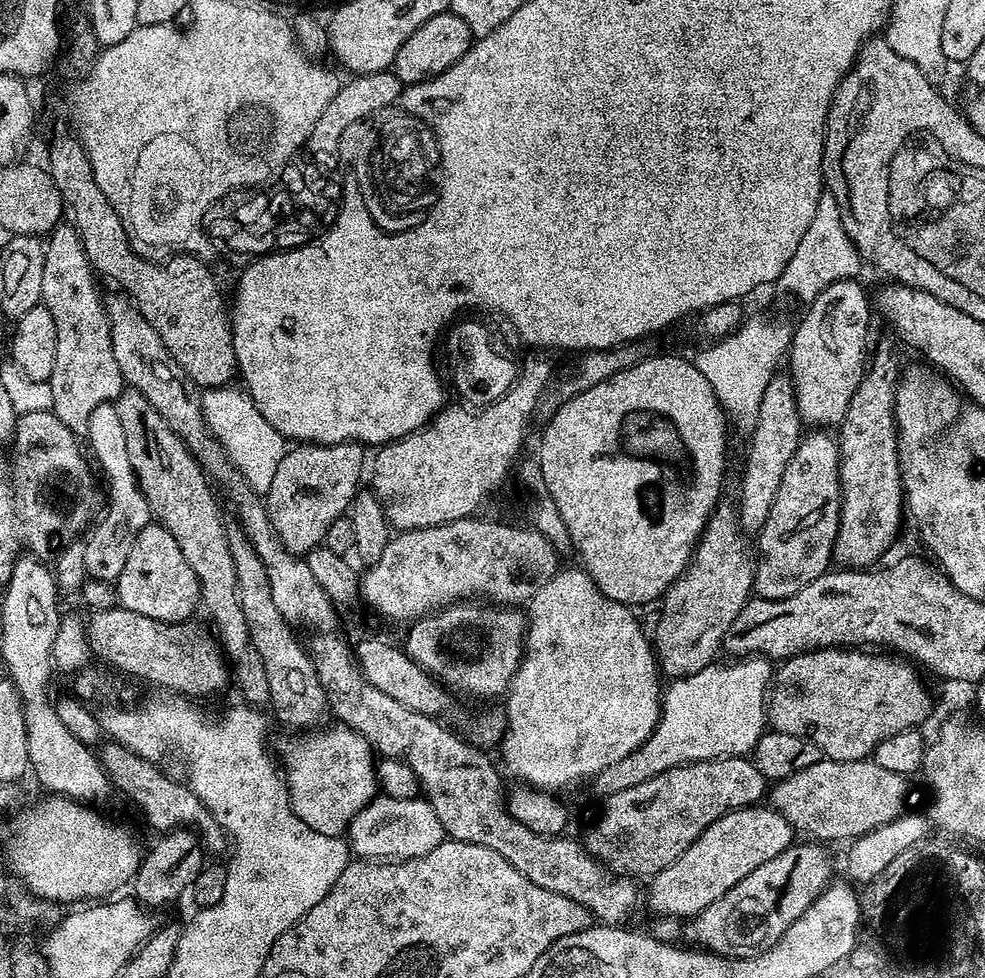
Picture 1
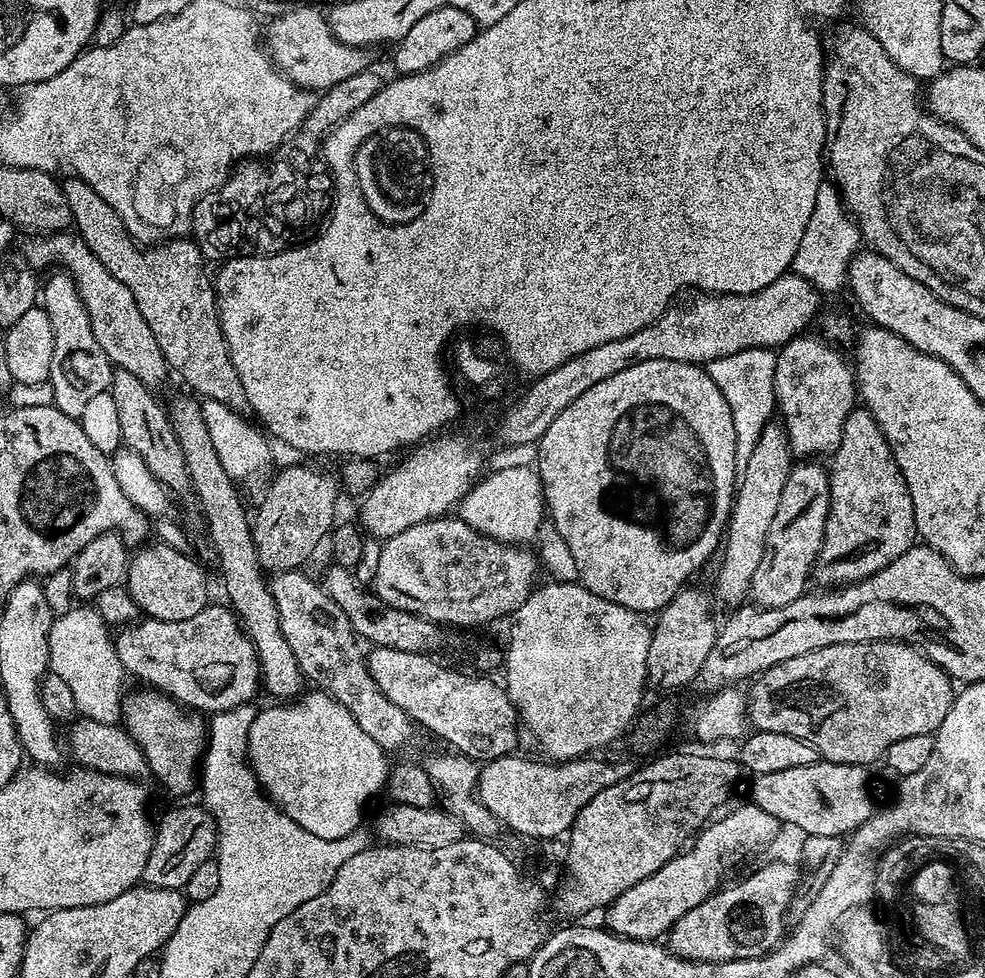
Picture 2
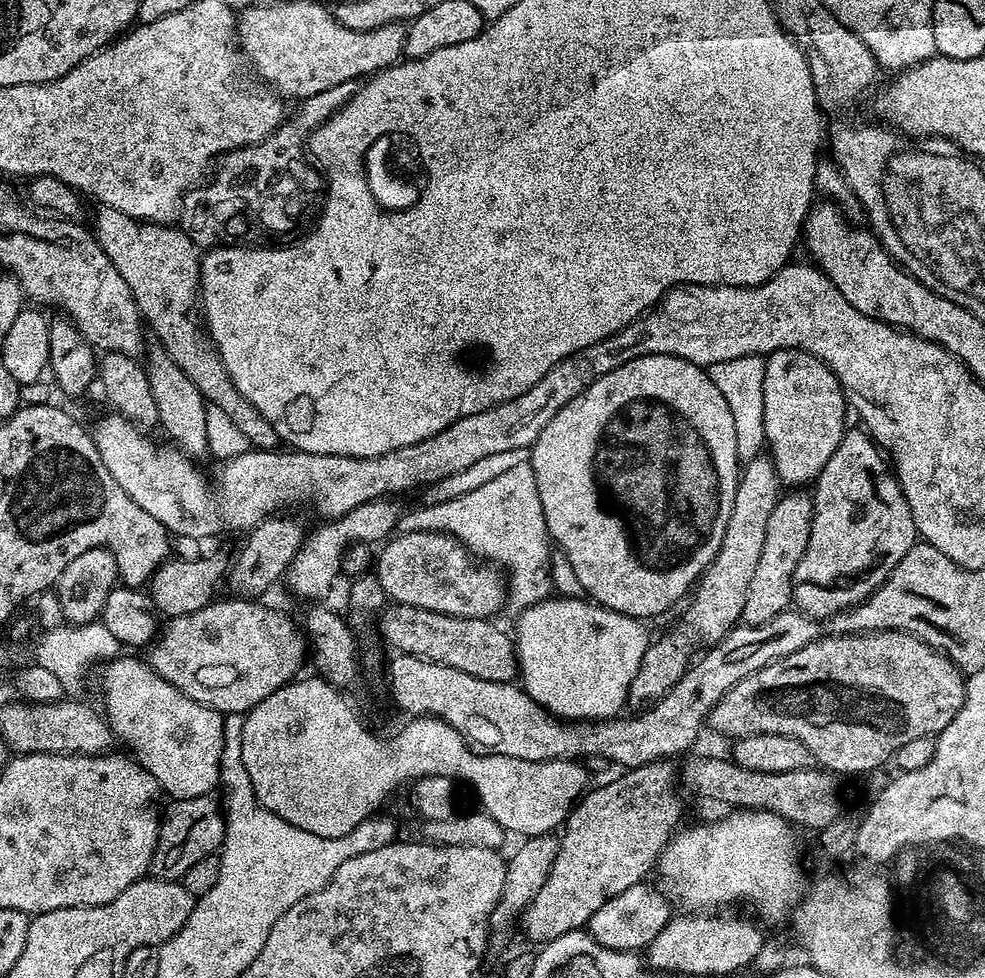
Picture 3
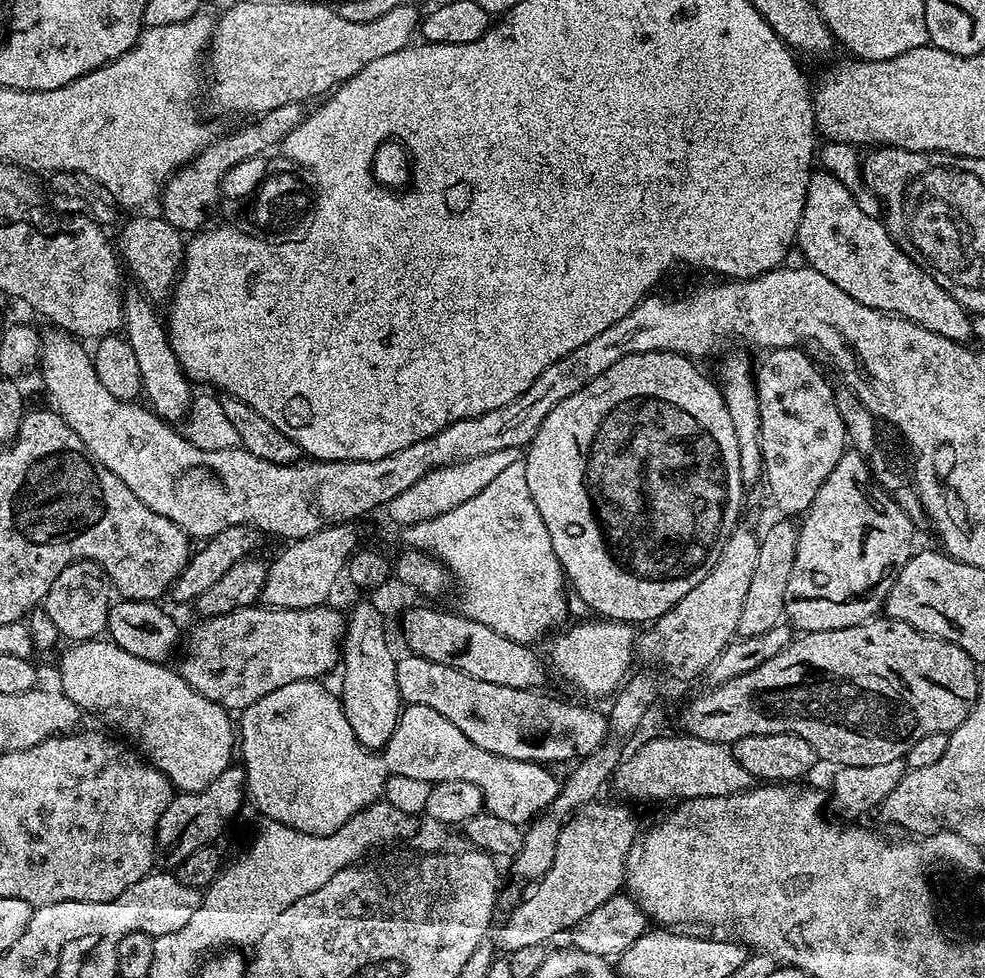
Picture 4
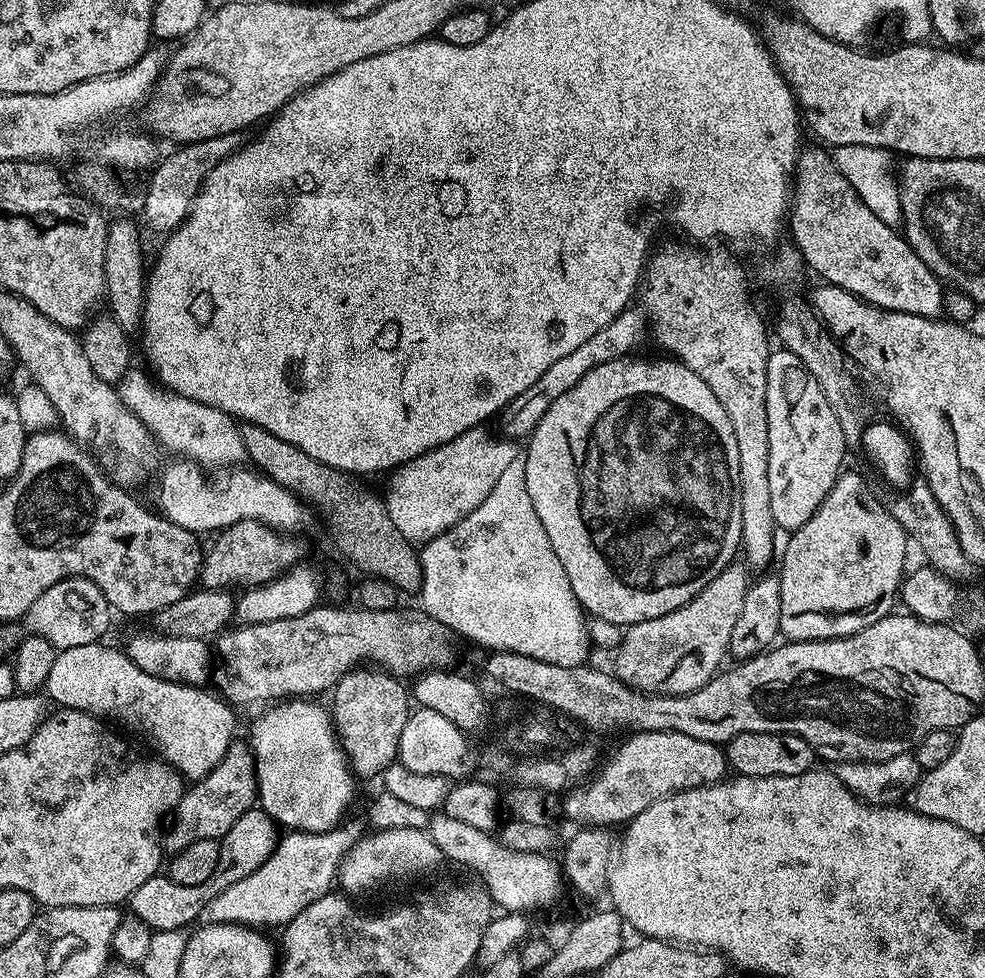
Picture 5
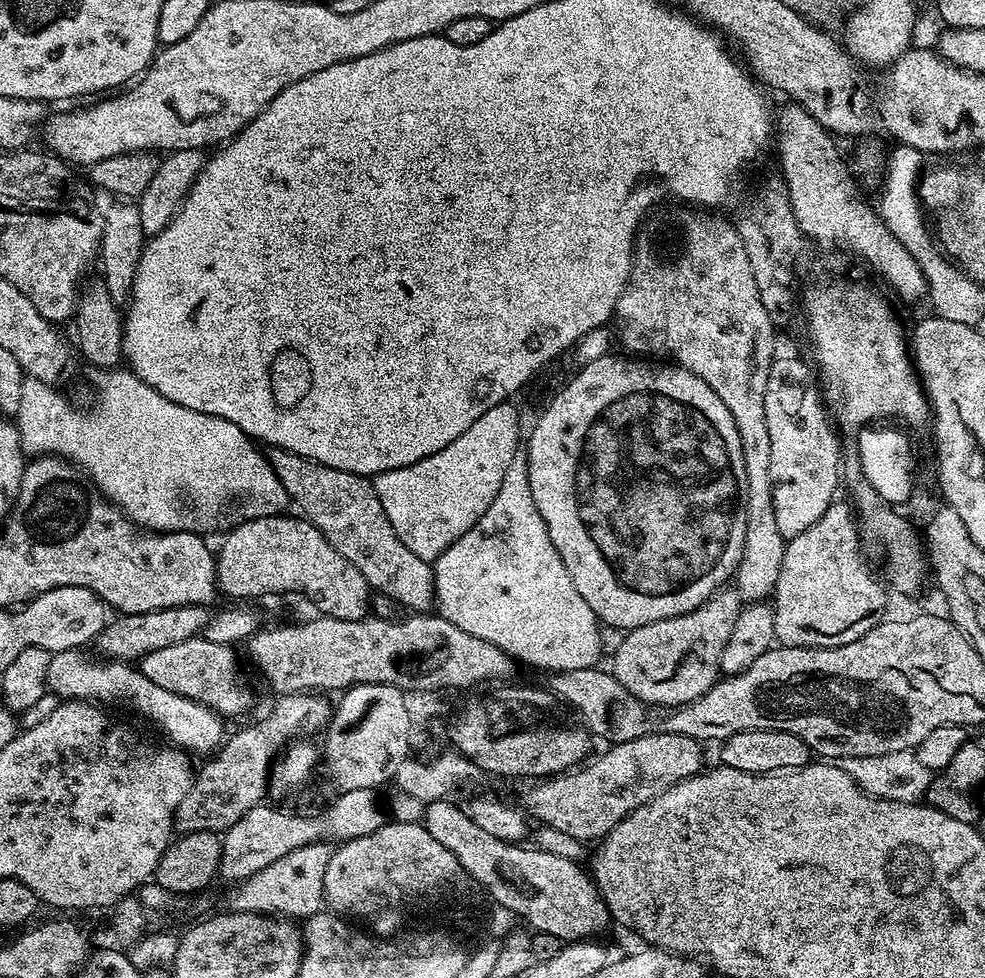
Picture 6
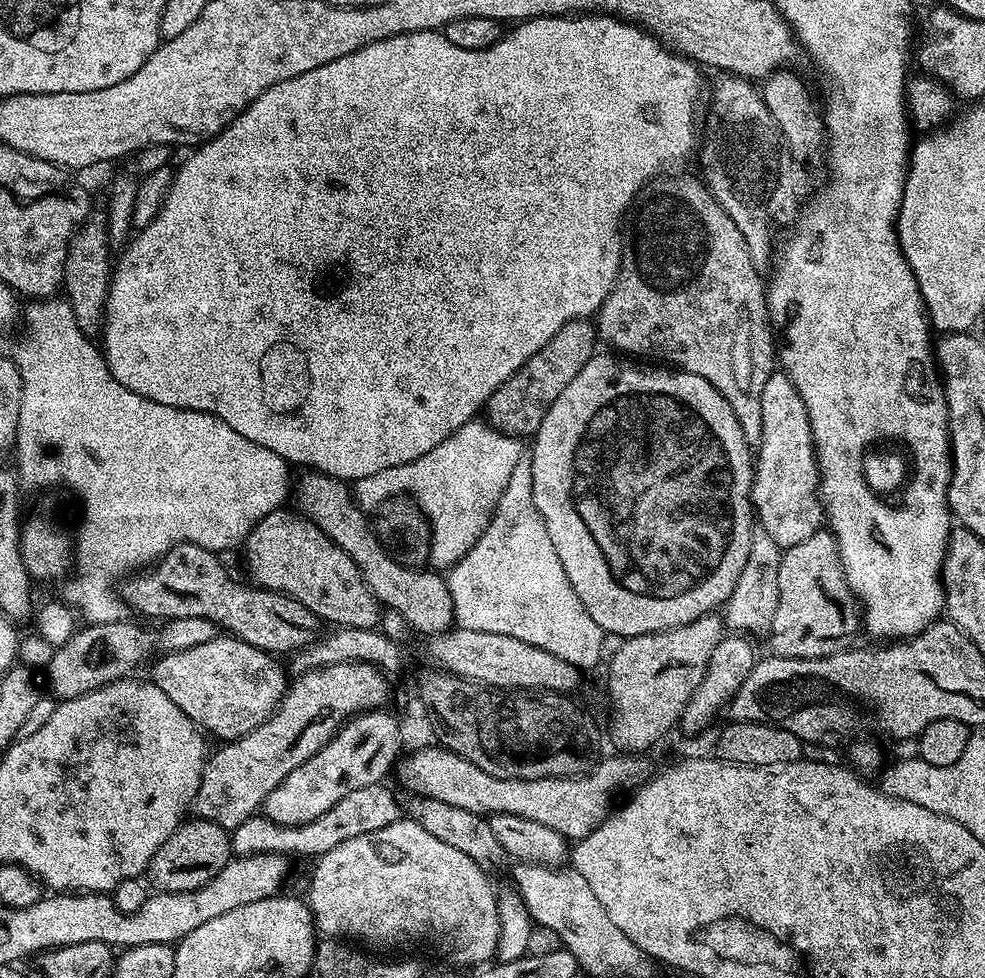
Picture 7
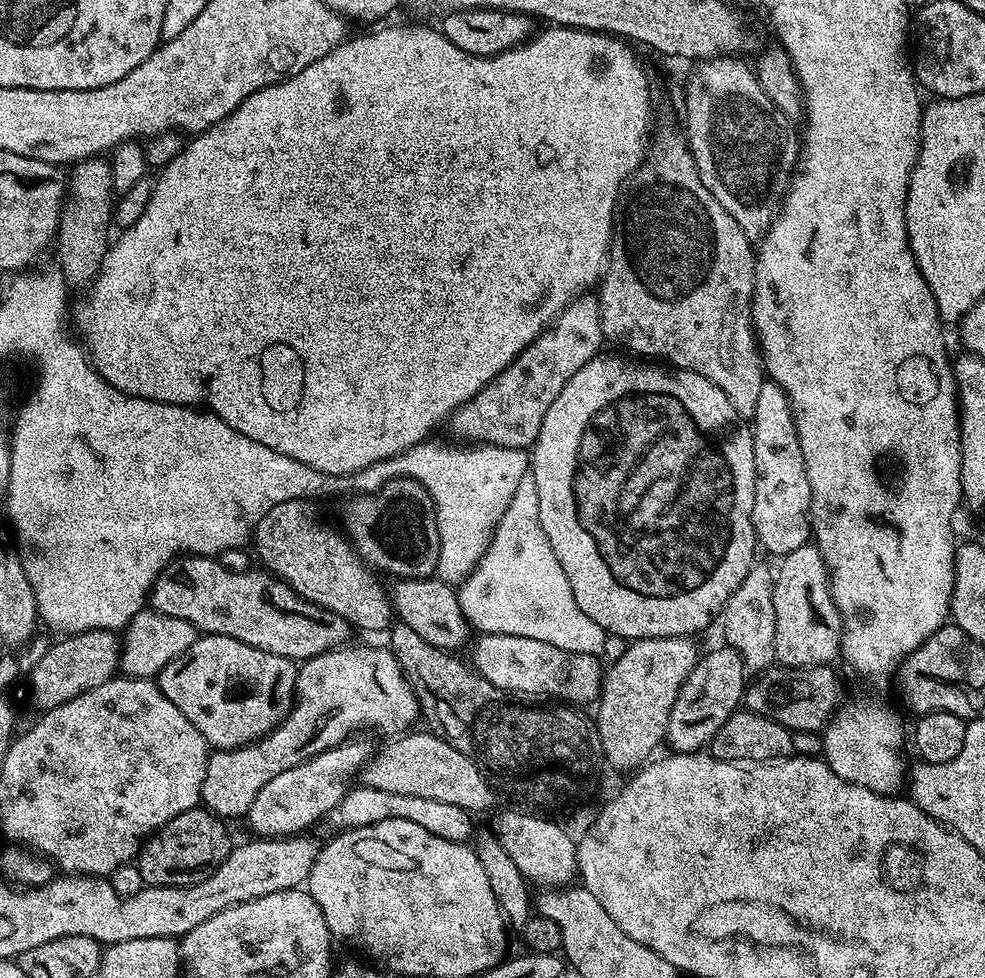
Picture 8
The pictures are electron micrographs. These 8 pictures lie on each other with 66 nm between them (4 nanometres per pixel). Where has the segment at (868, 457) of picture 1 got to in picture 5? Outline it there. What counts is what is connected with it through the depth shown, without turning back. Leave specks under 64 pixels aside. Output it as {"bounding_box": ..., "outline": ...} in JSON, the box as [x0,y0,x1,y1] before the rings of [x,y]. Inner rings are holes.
{"bounding_box":[778,471,910,641],"outline":[[[841,471],[840,477],[836,479],[834,486],[830,490],[830,494],[826,494],[822,506],[818,506],[818,510],[814,510],[814,518],[810,518],[810,522],[806,522],[806,526],[795,529],[789,535],[792,537],[789,538],[788,545],[785,548],[783,545],[782,556],[784,552],[784,562],[781,564],[780,569],[778,569],[780,585],[782,586],[782,618],[780,619],[780,630],[789,641],[829,640],[830,638],[842,638],[850,634],[858,634],[858,630],[862,630],[866,626],[878,622],[883,616],[889,615],[895,609],[892,607],[898,604],[898,593],[906,575],[904,563],[908,560],[908,542],[910,542],[910,536],[905,532],[899,521],[891,516],[887,507],[881,501],[880,504],[876,501],[876,496],[872,493],[871,486],[858,473],[848,471]]]}

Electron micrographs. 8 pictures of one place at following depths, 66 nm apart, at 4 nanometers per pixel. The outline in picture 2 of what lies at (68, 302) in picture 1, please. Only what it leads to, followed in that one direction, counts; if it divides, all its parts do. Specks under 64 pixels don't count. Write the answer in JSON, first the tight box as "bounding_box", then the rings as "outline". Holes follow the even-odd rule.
{"bounding_box":[42,270,114,418],"outline":[[[63,270],[53,272],[56,273],[42,284],[42,307],[50,318],[53,331],[53,362],[49,372],[50,383],[54,390],[52,404],[58,410],[62,410],[62,414],[78,418],[94,394],[102,394],[111,389],[114,366],[108,361],[106,350],[98,346],[98,338],[94,338],[94,330],[90,326],[90,314],[86,314],[86,306],[78,294],[72,277]]]}

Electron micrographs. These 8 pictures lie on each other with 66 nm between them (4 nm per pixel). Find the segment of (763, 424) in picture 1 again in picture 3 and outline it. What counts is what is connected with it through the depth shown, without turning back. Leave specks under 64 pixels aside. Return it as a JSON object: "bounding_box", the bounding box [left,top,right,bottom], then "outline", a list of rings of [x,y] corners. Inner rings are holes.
{"bounding_box":[688,454,782,645],"outline":[[[761,454],[743,465],[736,482],[734,506],[730,522],[726,522],[722,546],[690,596],[692,605],[688,608],[688,620],[694,627],[700,628],[705,645],[718,643],[730,629],[741,623],[746,606],[746,590],[750,590],[750,578],[754,578],[758,557],[766,543],[766,522],[770,522],[770,514],[774,514],[774,506],[781,495],[782,485],[771,455]]]}

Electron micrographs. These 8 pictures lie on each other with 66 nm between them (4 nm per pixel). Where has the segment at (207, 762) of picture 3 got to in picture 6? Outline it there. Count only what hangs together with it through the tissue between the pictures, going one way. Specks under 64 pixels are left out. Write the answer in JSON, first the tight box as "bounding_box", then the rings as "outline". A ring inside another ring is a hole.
{"bounding_box":[47,649,226,754],"outline":[[[81,649],[60,651],[53,653],[50,669],[47,675],[48,689],[52,694],[56,694],[62,700],[83,700],[106,704],[104,702],[128,702],[136,706],[137,710],[142,712],[146,717],[154,720],[158,725],[162,726],[164,733],[168,734],[173,745],[179,746],[181,749],[187,750],[189,753],[208,752],[204,754],[215,753],[225,739],[226,731],[224,732],[225,724],[223,719],[217,716],[216,713],[209,710],[206,705],[196,703],[193,699],[188,699],[185,696],[174,694],[173,691],[165,690],[162,686],[157,686],[154,682],[150,682],[138,668],[126,663],[125,661],[98,661],[90,660]]]}

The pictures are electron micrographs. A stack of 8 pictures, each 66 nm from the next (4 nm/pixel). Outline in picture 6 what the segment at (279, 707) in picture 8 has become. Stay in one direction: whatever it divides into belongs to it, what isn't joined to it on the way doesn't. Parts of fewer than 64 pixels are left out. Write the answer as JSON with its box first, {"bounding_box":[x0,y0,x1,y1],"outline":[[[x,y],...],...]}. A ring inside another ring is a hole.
{"bounding_box":[138,635,252,718],"outline":[[[198,635],[186,642],[178,642],[178,646],[162,646],[162,650],[146,654],[138,661],[138,669],[155,685],[206,705],[221,718],[244,716],[252,708],[252,688],[240,677],[240,664],[236,661],[236,651],[233,645],[210,642],[204,639],[203,635]]]}

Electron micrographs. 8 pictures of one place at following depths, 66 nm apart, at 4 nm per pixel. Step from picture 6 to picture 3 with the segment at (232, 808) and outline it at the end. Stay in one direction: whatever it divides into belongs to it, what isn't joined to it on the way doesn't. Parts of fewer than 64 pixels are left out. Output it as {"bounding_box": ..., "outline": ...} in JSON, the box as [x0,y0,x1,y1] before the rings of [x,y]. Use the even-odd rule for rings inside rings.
{"bounding_box":[151,795,224,881],"outline":[[[211,795],[185,800],[172,800],[168,809],[163,809],[160,833],[152,855],[151,875],[158,880],[179,881],[201,858],[215,856],[224,842],[224,814],[219,799]]]}

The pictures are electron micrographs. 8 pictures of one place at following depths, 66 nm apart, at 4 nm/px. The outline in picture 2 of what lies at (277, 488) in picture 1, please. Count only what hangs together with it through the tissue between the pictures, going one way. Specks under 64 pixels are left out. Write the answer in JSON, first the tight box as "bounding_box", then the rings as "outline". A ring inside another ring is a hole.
{"bounding_box":[250,464,342,573],"outline":[[[292,464],[273,478],[250,524],[260,566],[265,573],[291,572],[304,566],[334,527],[336,499],[340,492],[342,488],[337,477],[335,480],[330,473],[319,472],[308,464]]]}

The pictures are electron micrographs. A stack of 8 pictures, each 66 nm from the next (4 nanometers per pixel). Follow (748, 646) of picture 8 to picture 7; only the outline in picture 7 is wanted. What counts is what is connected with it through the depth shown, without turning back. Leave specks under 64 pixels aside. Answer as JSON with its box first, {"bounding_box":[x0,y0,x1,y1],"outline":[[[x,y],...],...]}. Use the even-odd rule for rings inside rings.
{"bounding_box":[722,527,781,634],"outline":[[[757,527],[750,538],[746,566],[742,566],[742,574],[738,574],[738,582],[734,582],[734,590],[722,608],[722,616],[729,629],[743,630],[748,634],[767,633],[771,629],[774,610],[778,610],[778,566],[781,555],[778,542],[774,542],[774,538],[770,538],[764,528]]]}

